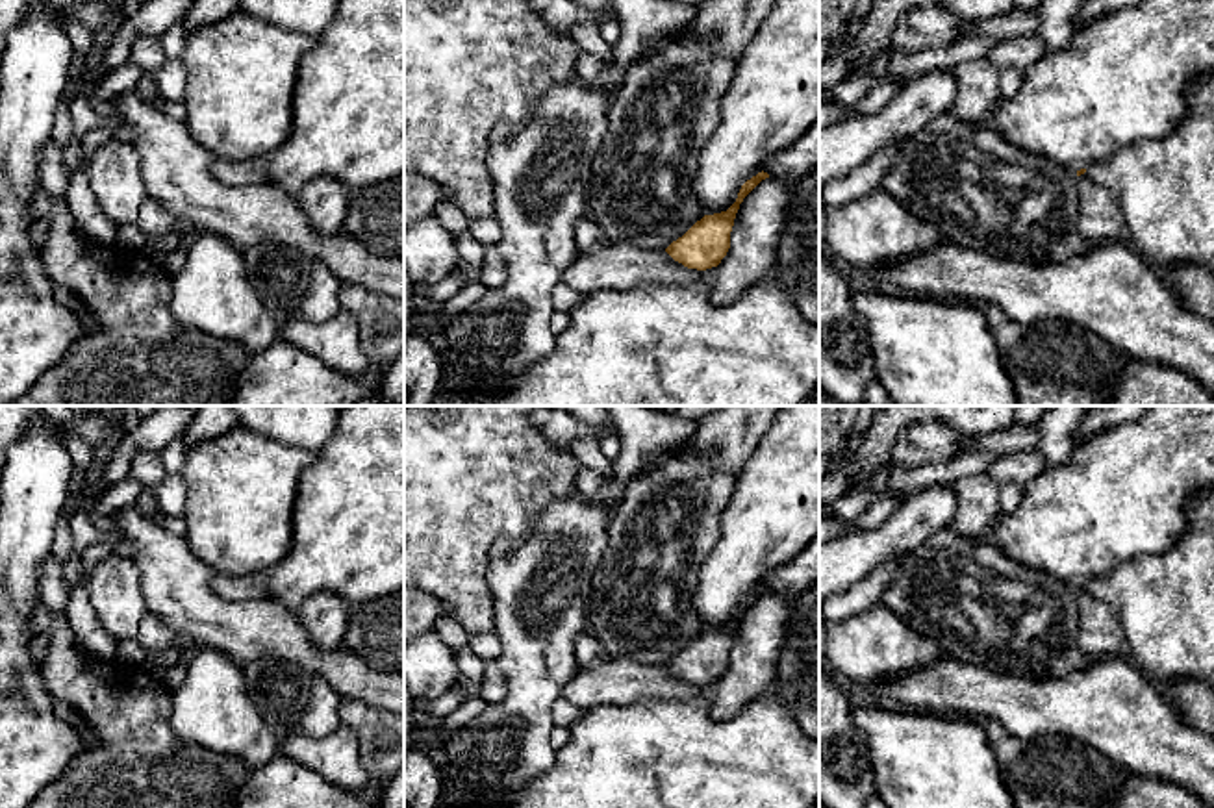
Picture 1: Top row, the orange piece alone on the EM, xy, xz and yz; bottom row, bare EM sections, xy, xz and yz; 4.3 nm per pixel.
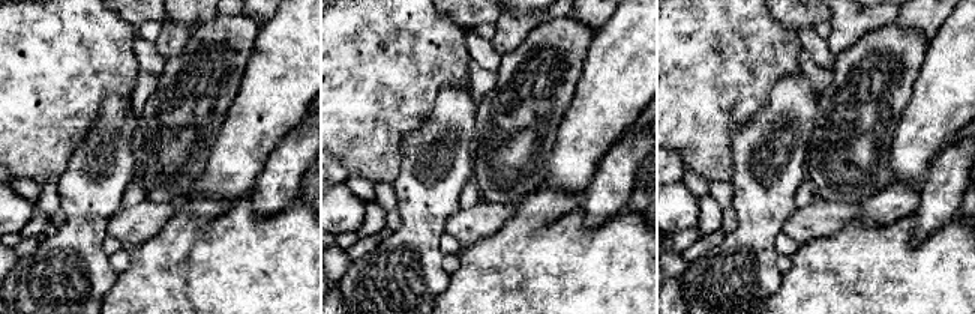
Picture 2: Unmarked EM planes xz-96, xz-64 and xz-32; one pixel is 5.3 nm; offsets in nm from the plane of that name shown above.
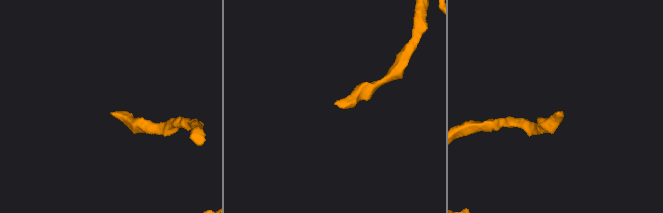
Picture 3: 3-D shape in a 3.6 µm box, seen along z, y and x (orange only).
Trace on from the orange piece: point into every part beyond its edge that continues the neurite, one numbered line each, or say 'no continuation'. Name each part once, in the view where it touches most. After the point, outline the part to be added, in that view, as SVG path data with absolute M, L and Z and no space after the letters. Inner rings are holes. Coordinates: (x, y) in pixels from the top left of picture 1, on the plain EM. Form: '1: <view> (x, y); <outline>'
1: xz (657, 753); M715 682L688 699L643 697L628 706L597 706L571 726L571 739L556 751L554 767L534 782L517 801L502 808L814 808L819 801L819 739L806 736L791 717L791 708L771 689L758 695L732 719L715 721L710 713Z

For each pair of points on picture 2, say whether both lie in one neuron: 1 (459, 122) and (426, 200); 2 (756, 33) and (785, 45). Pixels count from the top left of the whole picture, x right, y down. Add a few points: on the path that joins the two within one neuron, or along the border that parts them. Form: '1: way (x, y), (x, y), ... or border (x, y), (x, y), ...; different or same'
1: way (462, 141), (434, 170), (429, 181); same
2: way (764, 41), (768, 45), (777, 45); same

